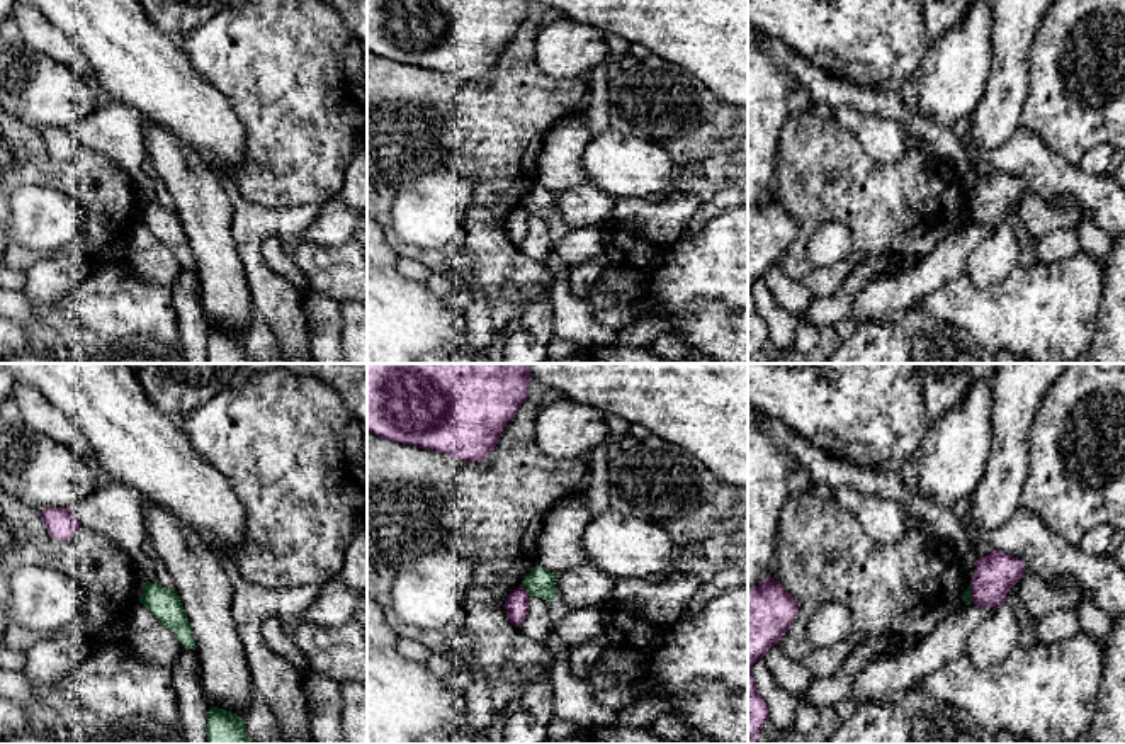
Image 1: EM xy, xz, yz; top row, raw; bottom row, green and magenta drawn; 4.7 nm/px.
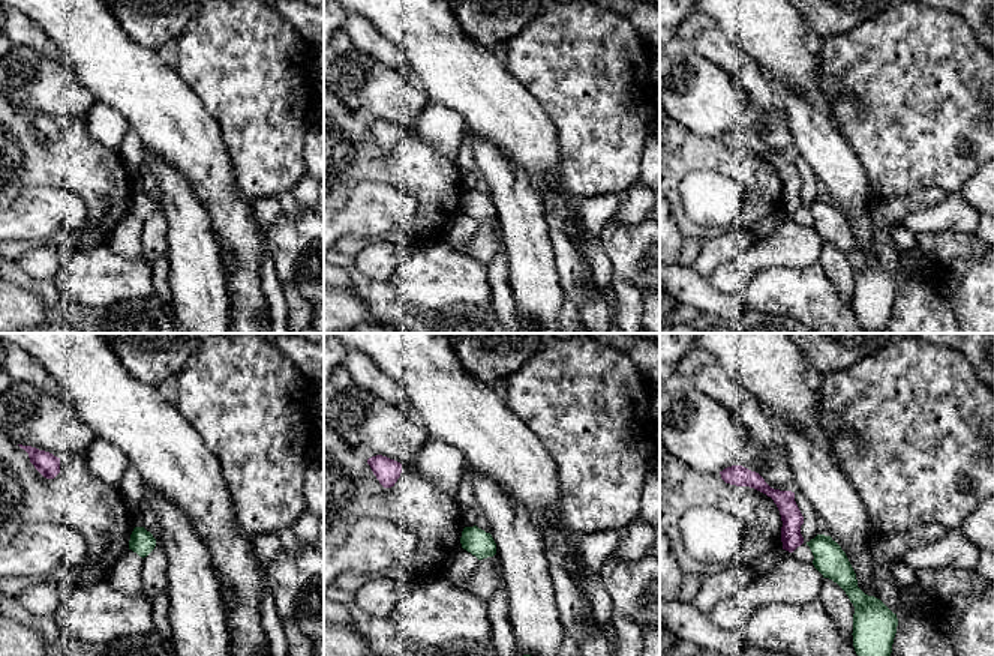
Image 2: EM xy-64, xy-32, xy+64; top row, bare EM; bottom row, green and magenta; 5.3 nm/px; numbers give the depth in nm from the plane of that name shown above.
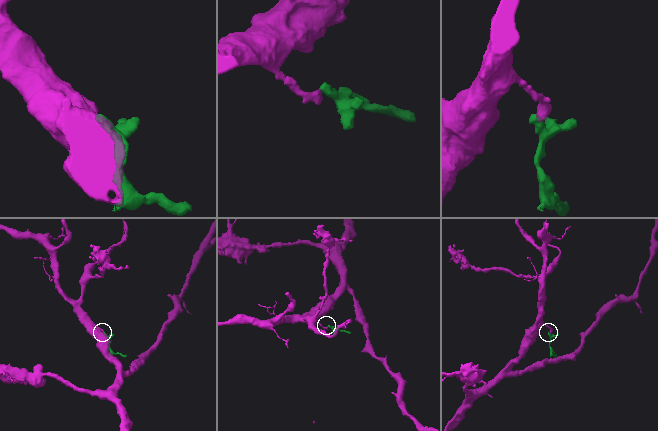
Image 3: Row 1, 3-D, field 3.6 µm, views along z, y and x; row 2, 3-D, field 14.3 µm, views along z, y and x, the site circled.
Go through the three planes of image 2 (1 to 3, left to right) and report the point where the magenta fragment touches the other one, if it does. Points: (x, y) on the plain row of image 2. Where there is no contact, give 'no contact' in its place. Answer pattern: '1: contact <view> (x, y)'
1: no contact
2: no contact
3: no contact

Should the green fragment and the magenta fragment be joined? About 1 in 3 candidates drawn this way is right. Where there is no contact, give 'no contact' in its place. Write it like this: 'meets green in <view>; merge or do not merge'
meets green in xz; do not merge

